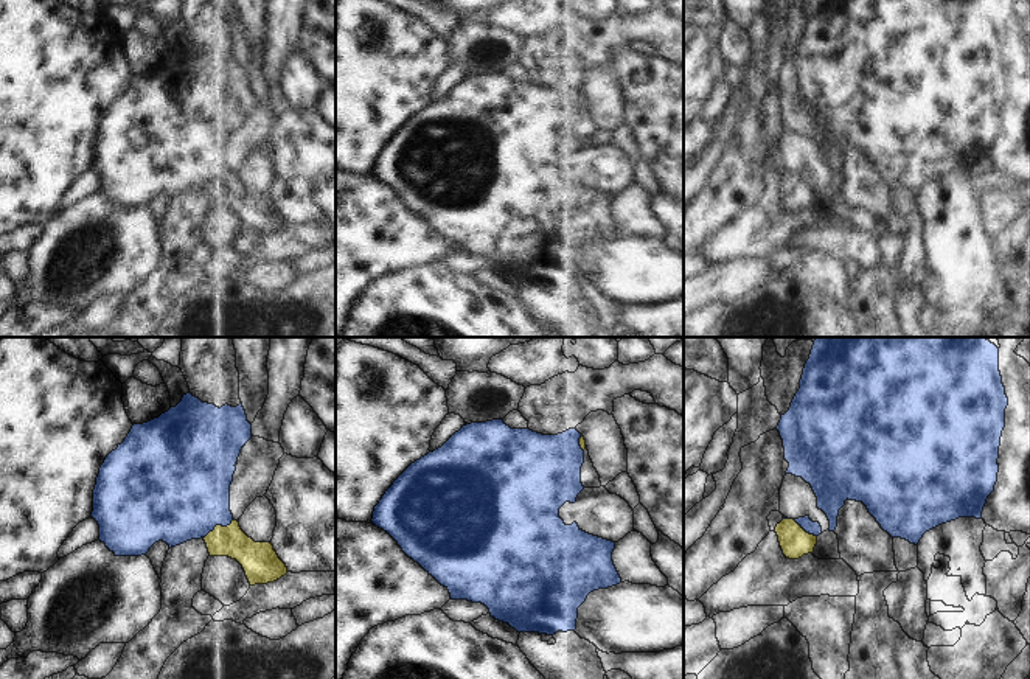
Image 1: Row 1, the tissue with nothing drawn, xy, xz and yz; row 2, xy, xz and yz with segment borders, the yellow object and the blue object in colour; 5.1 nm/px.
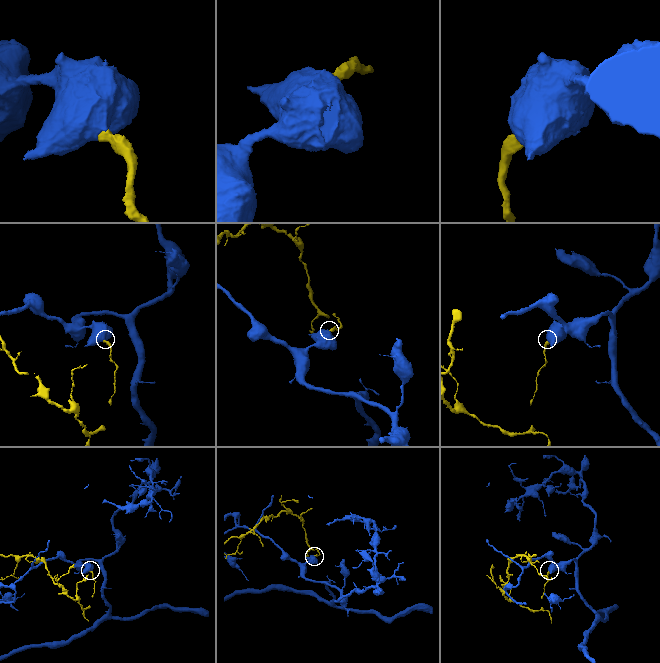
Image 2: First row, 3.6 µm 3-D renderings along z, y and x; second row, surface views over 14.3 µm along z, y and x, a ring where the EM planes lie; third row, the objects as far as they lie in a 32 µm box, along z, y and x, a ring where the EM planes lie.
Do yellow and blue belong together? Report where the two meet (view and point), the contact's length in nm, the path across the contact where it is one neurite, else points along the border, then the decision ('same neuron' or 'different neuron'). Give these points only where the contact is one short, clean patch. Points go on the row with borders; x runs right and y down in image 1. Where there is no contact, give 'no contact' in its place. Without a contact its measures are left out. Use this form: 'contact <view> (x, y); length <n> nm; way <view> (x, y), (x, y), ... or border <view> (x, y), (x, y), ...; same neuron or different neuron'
contact xy (218, 525); length 190 nm; border xy (233, 519), (226, 525), (216, 525), (204, 538); different neuron

